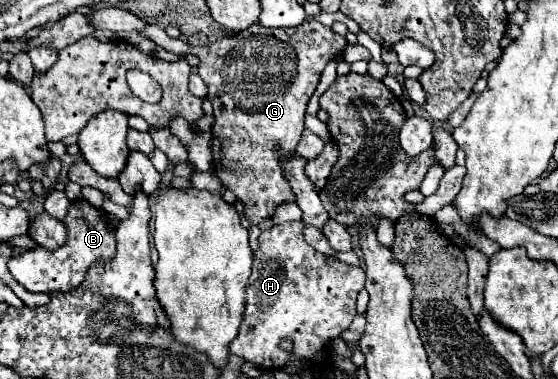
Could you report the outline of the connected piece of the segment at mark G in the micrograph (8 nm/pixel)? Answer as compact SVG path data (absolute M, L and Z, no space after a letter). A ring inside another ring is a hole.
M307 18L302 27L288 27L288 29L270 29L262 25L252 25L246 31L232 33L228 37L218 39L206 47L194 47L184 43L182 39L170 39L164 29L156 25L148 25L140 31L142 37L154 41L158 47L188 55L196 53L200 59L200 77L204 79L208 93L206 97L212 101L214 117L216 117L216 131L212 127L212 167L220 177L222 185L236 193L236 197L244 203L244 215L252 225L258 225L262 219L272 217L274 209L280 203L294 201L294 193L280 169L280 161L274 153L276 145L282 147L284 153L292 153L296 143L300 141L300 133L304 131L304 113L306 105L320 83L320 75L330 59L342 53L346 47L346 39L332 33L330 27L320 25L313 18Z

